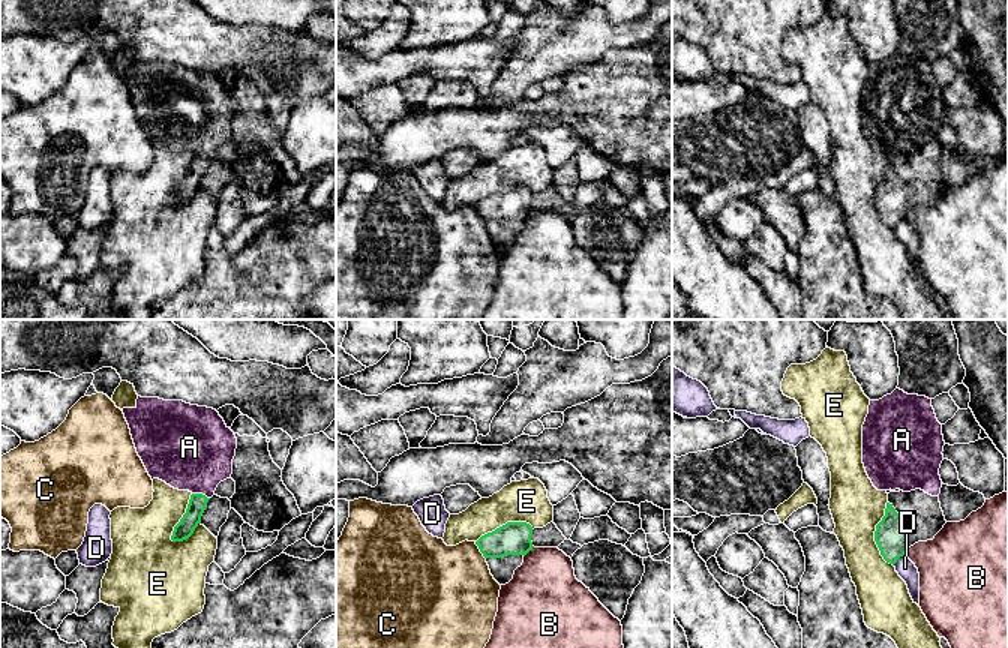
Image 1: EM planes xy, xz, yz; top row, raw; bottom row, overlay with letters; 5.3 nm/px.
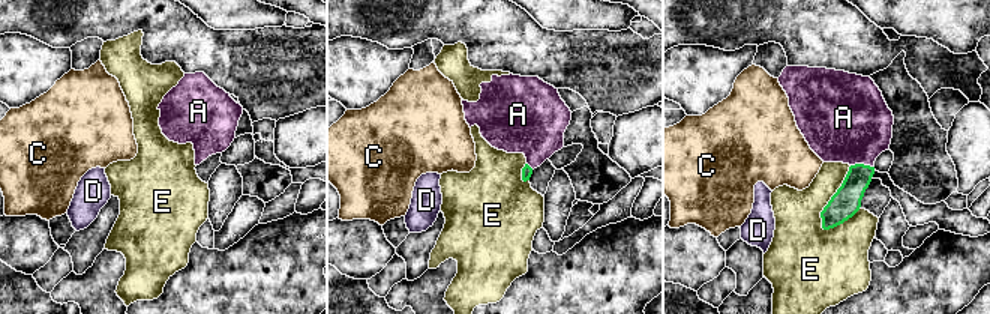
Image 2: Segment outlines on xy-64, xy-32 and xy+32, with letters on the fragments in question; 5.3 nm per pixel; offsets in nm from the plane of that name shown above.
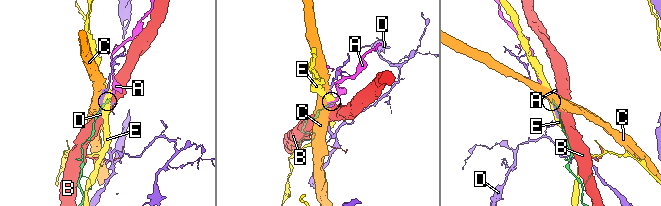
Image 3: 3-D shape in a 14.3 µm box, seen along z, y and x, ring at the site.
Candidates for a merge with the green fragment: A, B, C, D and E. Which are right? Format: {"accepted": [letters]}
{"accepted": ["A"]}

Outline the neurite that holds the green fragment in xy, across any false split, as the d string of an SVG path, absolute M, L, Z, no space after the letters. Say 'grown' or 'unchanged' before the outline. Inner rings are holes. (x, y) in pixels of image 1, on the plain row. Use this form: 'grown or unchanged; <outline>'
grown; M138 60L135 72L123 72L122 75L129 88L136 117L152 144L159 142L174 153L192 158L186 177L171 200L172 206L183 206L201 188L201 180L218 148L231 142L237 102L216 74L183 64Z

